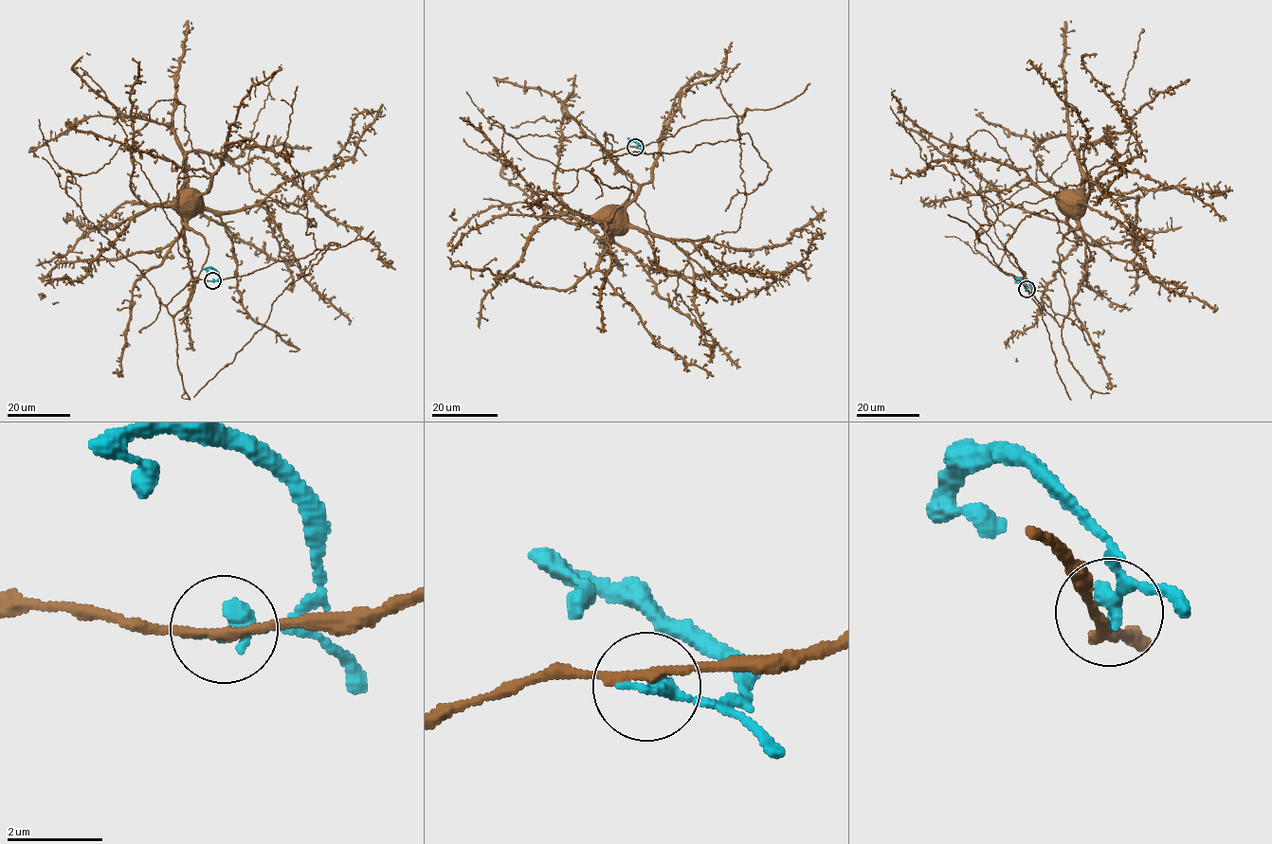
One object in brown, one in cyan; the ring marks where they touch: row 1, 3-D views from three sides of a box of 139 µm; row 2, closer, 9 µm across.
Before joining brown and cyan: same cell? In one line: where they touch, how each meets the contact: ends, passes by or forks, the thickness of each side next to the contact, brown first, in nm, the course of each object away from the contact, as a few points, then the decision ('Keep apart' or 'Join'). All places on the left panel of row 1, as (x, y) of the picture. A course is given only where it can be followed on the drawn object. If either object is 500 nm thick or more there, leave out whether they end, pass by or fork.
Place: (212, 280). At the ring brown passes by. At the ring cyan ends. Thickness 190 nm (brown) against 360 nm. Course of brown: (213, 280), (190, 281), (167, 306), (171, 314), (190, 300), (208, 252), (205, 240), (187, 224), (187, 210). Course of cyan: (212, 280), (218, 278), (217, 273), (213, 269), (206, 268), (207, 272). Keep apart

